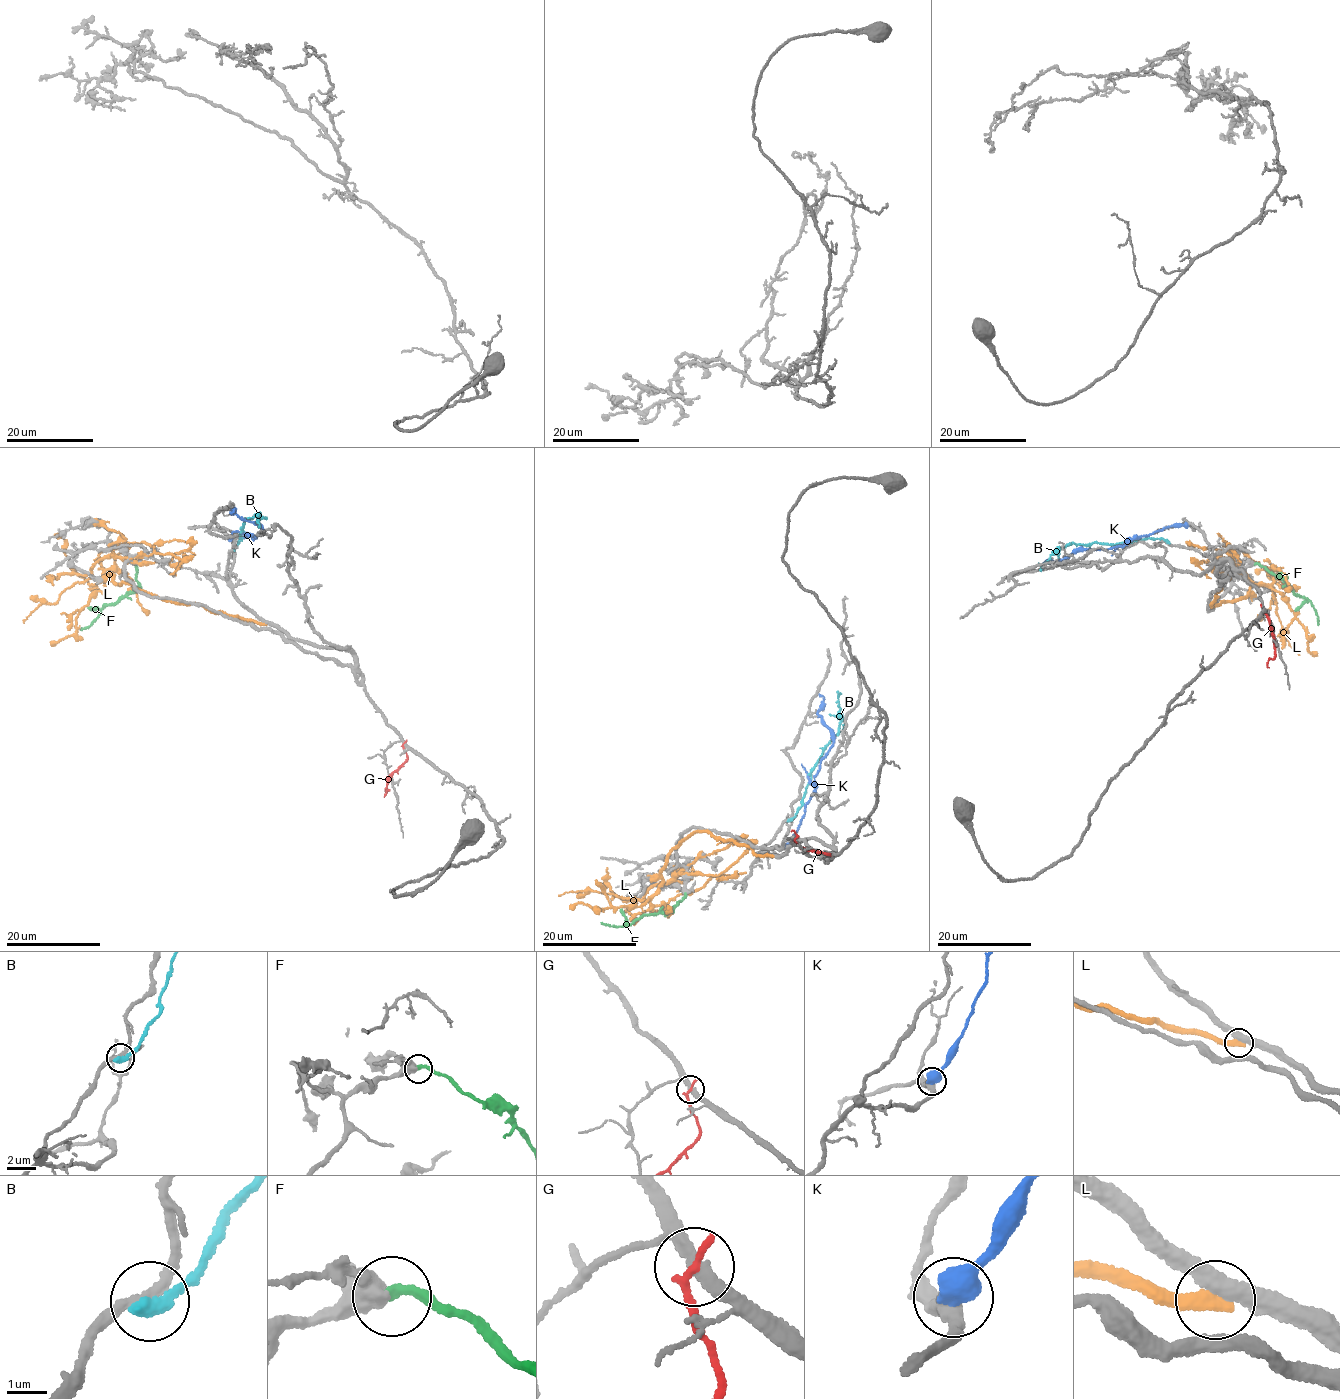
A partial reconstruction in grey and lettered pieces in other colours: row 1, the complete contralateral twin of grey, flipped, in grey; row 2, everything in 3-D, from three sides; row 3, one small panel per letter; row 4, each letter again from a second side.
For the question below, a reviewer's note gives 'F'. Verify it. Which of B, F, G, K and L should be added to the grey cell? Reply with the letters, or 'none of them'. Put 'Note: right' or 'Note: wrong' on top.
Note: right
F

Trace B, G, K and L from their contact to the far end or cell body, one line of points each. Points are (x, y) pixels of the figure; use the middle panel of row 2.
B: (789, 819), (801, 807), (812, 770), (837, 735), (840, 708), (836, 692)
G: (833, 855), (797, 845), (795, 833), (791, 831)
K: (786, 846), (795, 837), (820, 763), (832, 746), (832, 730), (818, 711), (823, 700), (819, 694)
L: (772, 856), (694, 832), (672, 848), (661, 884), (642, 901), (654, 886), (679, 873), (719, 875), (756, 840)

